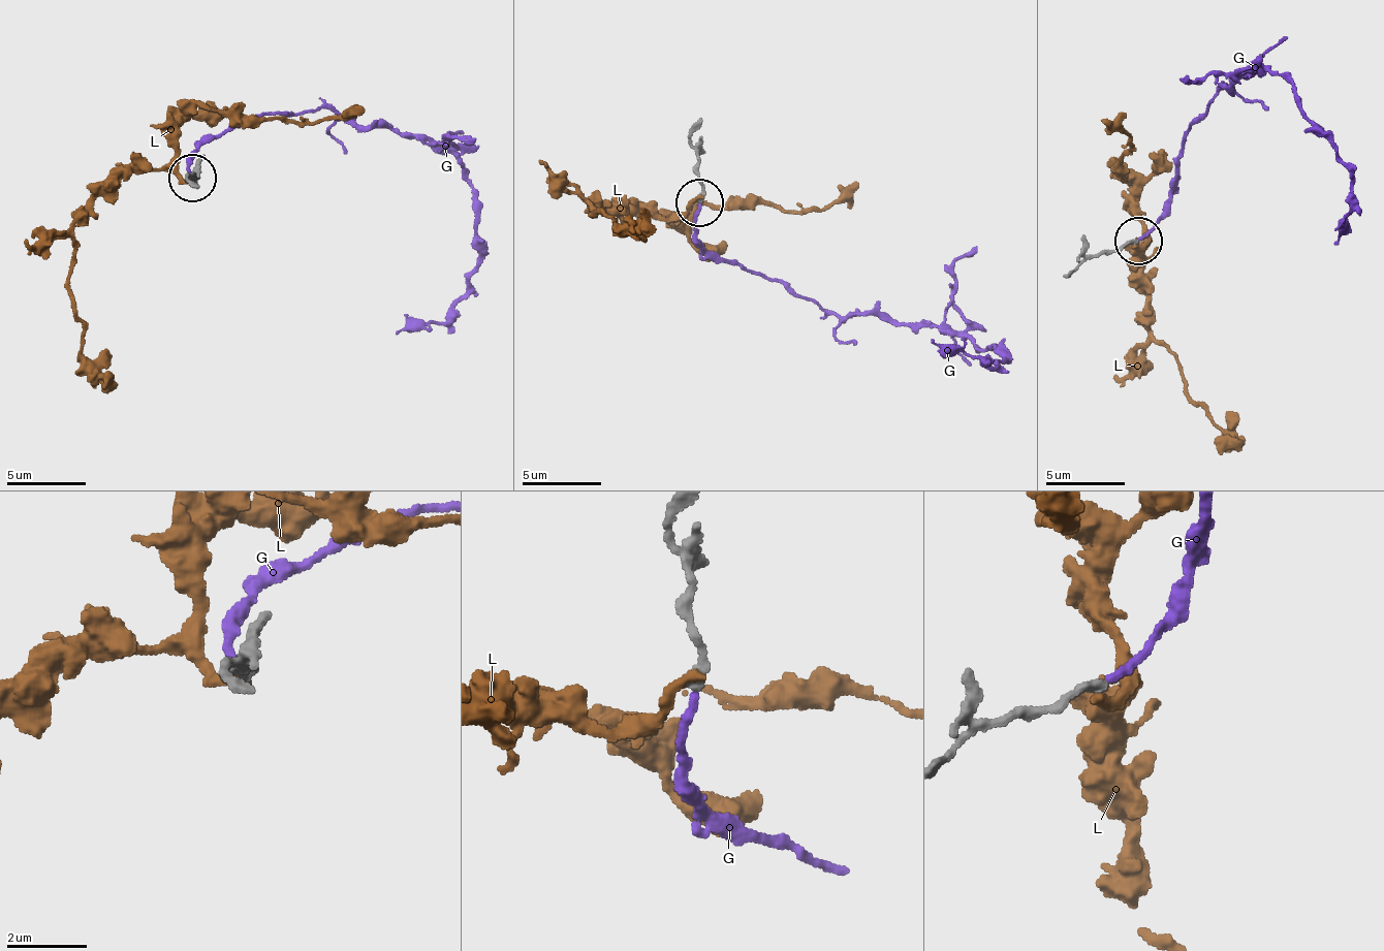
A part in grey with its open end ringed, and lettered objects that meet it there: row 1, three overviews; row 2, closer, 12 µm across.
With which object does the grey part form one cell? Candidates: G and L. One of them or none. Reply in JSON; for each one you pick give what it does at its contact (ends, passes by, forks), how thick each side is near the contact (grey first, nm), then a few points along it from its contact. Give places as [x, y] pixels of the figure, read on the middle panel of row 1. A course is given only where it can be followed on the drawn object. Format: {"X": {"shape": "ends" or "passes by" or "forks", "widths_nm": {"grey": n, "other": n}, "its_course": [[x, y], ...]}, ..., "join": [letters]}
{"G": {"shape": "ends", "widths_nm": {"grey": 280, "other": 200}, "its_course": [[698, 203], [709, 252], [824, 312], [953, 330], [1003, 358], [933, 338]]}, "join": ["G"]}

